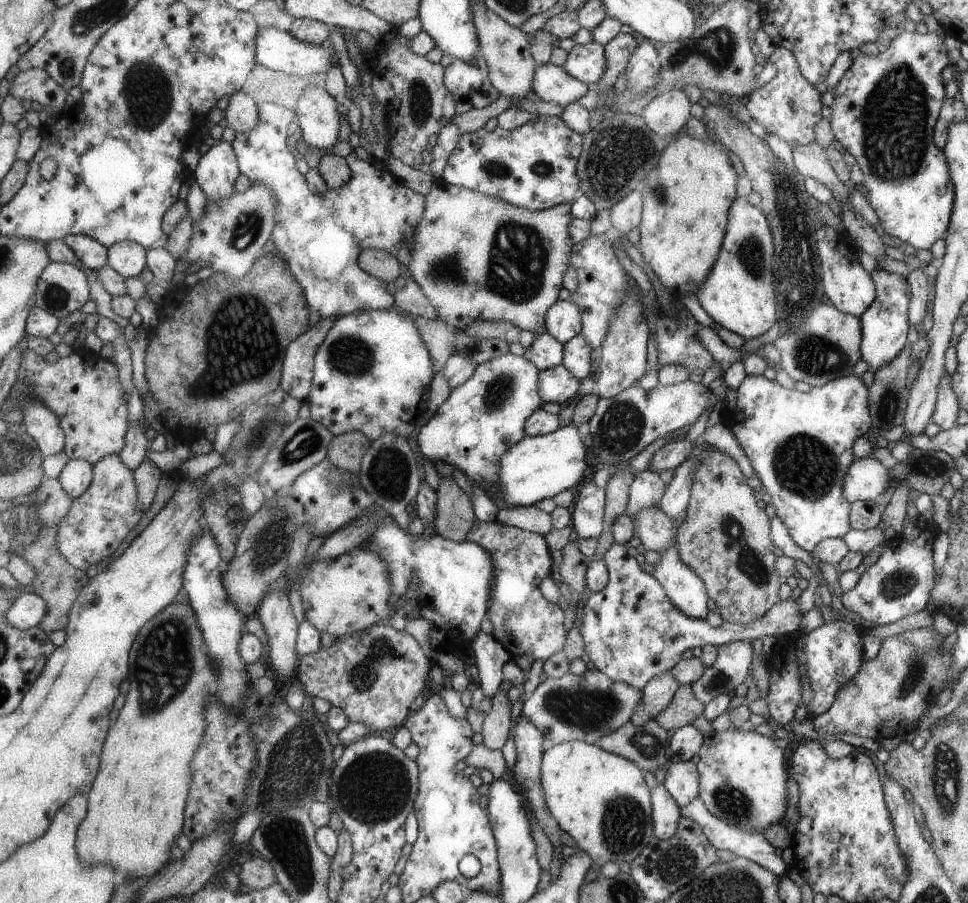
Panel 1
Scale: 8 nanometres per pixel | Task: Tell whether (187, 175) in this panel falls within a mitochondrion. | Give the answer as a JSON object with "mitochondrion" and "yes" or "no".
{"mitochondrion":"no"}

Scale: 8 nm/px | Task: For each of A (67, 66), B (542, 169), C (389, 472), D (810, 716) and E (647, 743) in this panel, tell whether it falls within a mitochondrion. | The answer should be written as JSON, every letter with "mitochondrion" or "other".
{"A":"mitochondrion","B":"mitochondrion","C":"mitochondrion","D":"other","E":"mitochondrion"}

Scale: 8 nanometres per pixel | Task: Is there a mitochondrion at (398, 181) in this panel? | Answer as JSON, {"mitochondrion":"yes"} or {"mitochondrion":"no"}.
{"mitochondrion":"no"}

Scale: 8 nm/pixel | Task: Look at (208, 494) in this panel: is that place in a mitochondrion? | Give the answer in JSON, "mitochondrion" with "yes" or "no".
{"mitochondrion":"no"}

